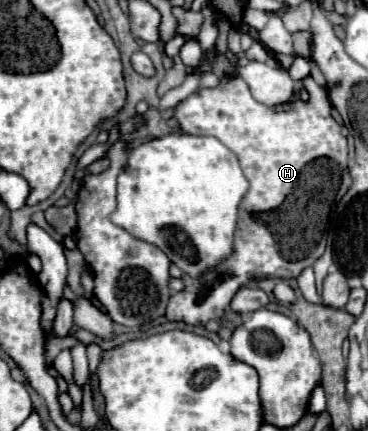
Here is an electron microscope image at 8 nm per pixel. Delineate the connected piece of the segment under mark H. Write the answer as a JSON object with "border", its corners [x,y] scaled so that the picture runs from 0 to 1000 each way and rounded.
{"border":[[[628,174],[628,179],[611,179],[601,183],[601,193],[579,206],[557,206],[557,202],[541,202],[541,211],[530,211],[519,225],[508,225],[503,234],[492,234],[481,244],[481,281],[486,281],[486,295],[497,309],[524,309],[524,313],[573,313],[573,318],[590,318],[606,336],[617,336],[644,364],[649,364],[649,378],[655,378],[655,392],[660,392],[660,406],[671,411],[677,420],[677,443],[666,452],[666,466],[655,466],[655,485],[649,485],[649,517],[644,517],[644,541],[639,541],[639,587],[633,596],[622,596],[622,606],[611,606],[611,615],[595,615],[590,624],[573,624],[568,633],[557,633],[557,643],[535,643],[535,647],[519,647],[519,643],[497,643],[503,652],[503,675],[492,680],[470,680],[465,694],[459,694],[459,708],[454,708],[454,740],[459,745],[492,745],[503,754],[519,754],[519,759],[535,759],[535,754],[557,754],[568,740],[601,740],[611,717],[622,712],[633,684],[649,675],[655,661],[666,661],[682,643],[764,643],[764,647],[791,647],[791,643],[807,643],[829,619],[851,615],[883,582],[883,531],[889,531],[889,517],[894,517],[894,494],[899,494],[899,480],[916,471],[916,452],[927,457],[948,434],[943,434],[943,415],[948,415],[948,401],[943,401],[943,355],[948,355],[948,341],[943,341],[943,318],[932,318],[927,309],[927,290],[899,271],[899,239],[889,230],[889,216],[883,206],[872,206],[845,174],[834,174],[823,183],[823,202],[840,211],[840,234],[807,234],[796,244],[747,244],[747,248],[726,248],[726,244],[709,244],[698,239],[682,216],[677,216],[677,202],[671,193],[649,179],[649,174]]]}

